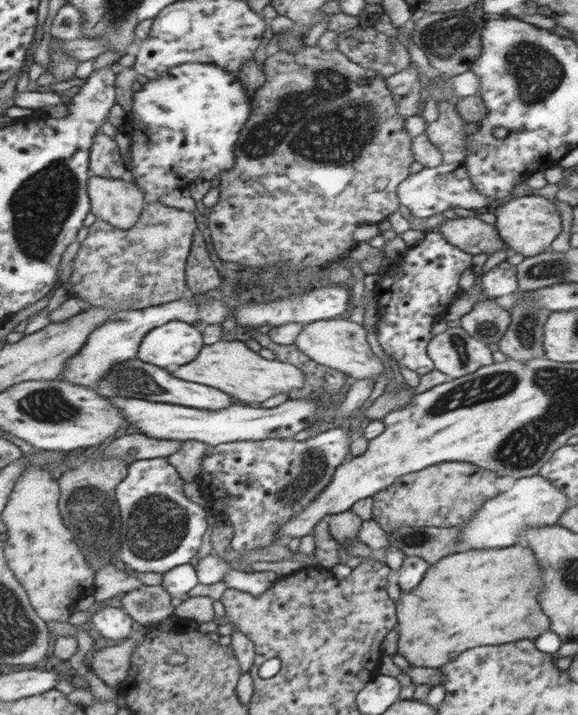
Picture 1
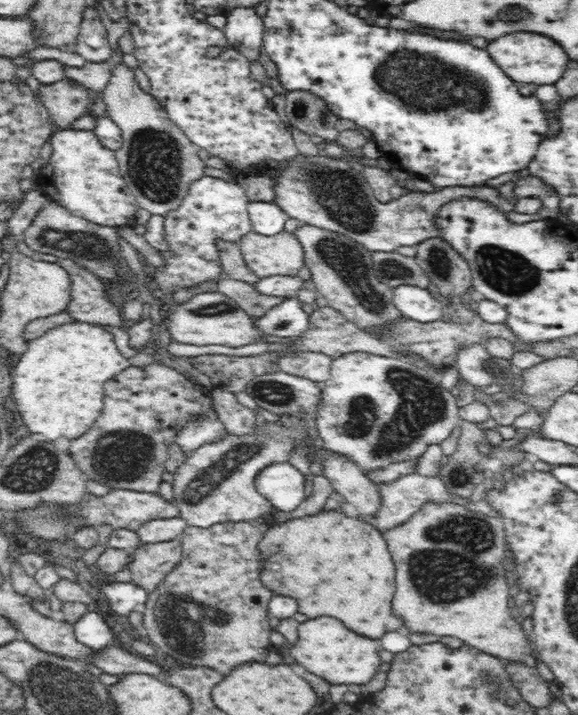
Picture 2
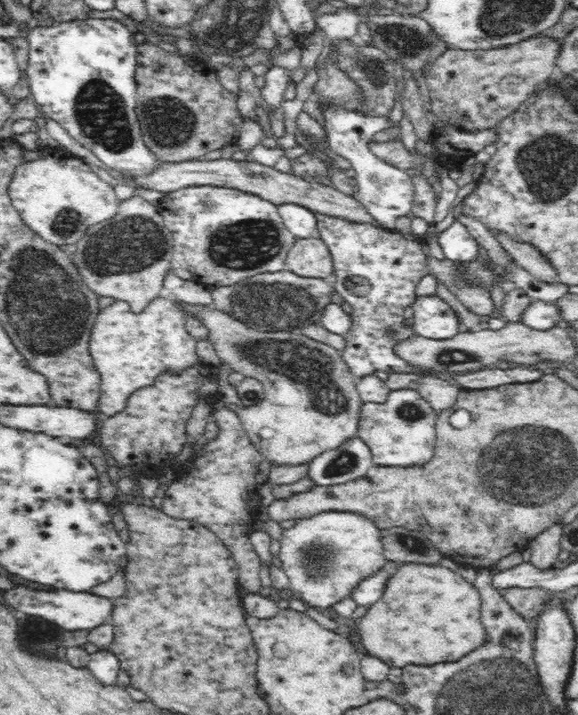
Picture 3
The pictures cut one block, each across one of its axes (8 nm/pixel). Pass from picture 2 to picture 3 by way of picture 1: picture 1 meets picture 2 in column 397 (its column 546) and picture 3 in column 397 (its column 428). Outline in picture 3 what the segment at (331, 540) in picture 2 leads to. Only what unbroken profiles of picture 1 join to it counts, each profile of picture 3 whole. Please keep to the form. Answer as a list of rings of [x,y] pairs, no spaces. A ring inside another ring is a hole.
[[[404,562],[398,565],[394,576],[386,582],[384,596],[367,608],[364,616],[359,618],[359,641],[372,655],[384,661],[389,667],[404,668],[407,664],[430,666],[438,662],[454,662],[484,642],[484,628],[480,624],[480,596],[476,587],[468,583],[462,575],[436,565],[416,562]]]

